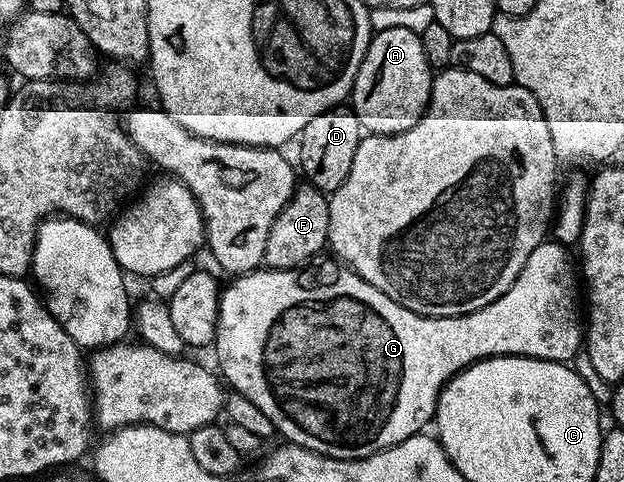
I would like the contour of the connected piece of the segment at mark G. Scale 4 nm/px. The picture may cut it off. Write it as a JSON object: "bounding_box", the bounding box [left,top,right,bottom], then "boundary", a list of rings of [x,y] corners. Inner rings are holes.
{"bounding_box":[215,240,583,460],"boundary":[[[546,240],[527,256],[527,264],[523,264],[523,272],[515,280],[515,284],[499,300],[491,300],[483,308],[479,308],[470,314],[464,314],[458,318],[422,318],[420,314],[403,308],[391,296],[379,292],[367,280],[360,278],[357,273],[340,261],[321,262],[306,265],[296,270],[271,270],[258,268],[250,274],[238,274],[221,292],[219,304],[219,316],[217,317],[217,337],[215,339],[215,351],[217,350],[217,362],[221,365],[219,374],[226,383],[233,385],[232,389],[238,394],[247,396],[267,420],[271,420],[274,431],[282,434],[286,443],[302,446],[316,454],[322,454],[325,458],[342,458],[343,460],[355,460],[366,458],[380,450],[391,448],[411,436],[422,433],[425,426],[434,421],[437,413],[437,397],[445,383],[453,375],[472,366],[474,362],[481,362],[485,358],[542,358],[548,362],[572,363],[578,353],[583,350],[583,310],[577,307],[577,286],[579,290],[579,278],[575,273],[575,262],[569,259],[569,254],[564,245],[556,240]]]}

